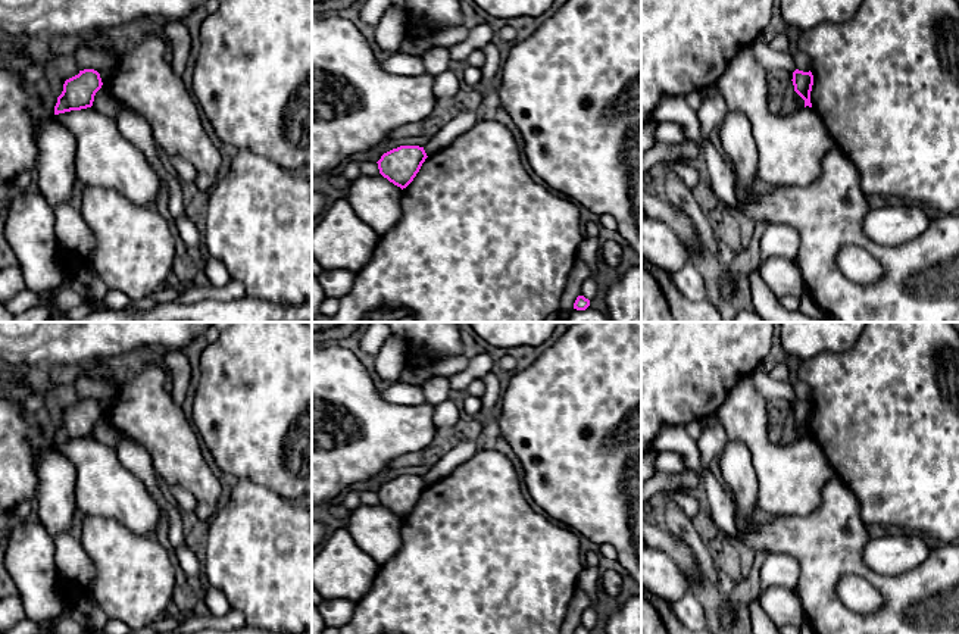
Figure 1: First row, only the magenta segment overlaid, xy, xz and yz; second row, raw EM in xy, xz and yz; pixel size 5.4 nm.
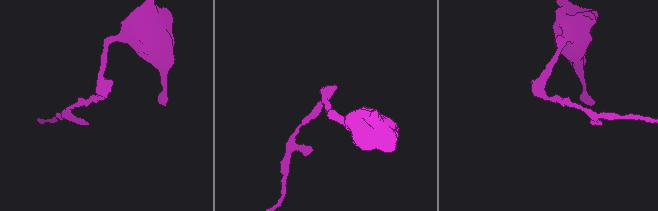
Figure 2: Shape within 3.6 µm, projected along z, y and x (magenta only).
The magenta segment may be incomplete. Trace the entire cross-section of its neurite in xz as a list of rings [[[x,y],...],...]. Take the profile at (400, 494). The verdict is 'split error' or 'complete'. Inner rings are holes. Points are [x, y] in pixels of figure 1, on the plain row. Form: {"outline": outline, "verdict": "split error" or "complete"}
{"outline": [[[400,475],[384,482],[377,493],[379,503],[403,519],[413,510],[427,487],[424,477]]], "verdict": "complete"}

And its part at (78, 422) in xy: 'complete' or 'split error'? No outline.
complete

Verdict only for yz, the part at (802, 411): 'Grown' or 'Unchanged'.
Unchanged

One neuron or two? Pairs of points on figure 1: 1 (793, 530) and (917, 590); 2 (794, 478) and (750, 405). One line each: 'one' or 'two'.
1: one
2: one

